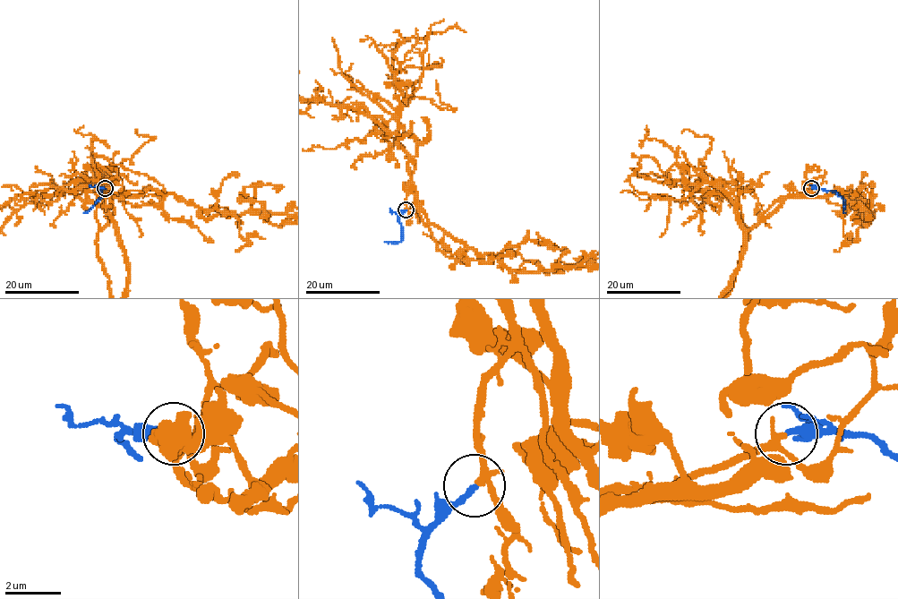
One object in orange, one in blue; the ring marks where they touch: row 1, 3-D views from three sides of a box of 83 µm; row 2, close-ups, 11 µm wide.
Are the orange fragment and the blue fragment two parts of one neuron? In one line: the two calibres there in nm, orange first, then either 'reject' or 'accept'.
180 nm thick on the orange side, 240 nm on the other; accept

